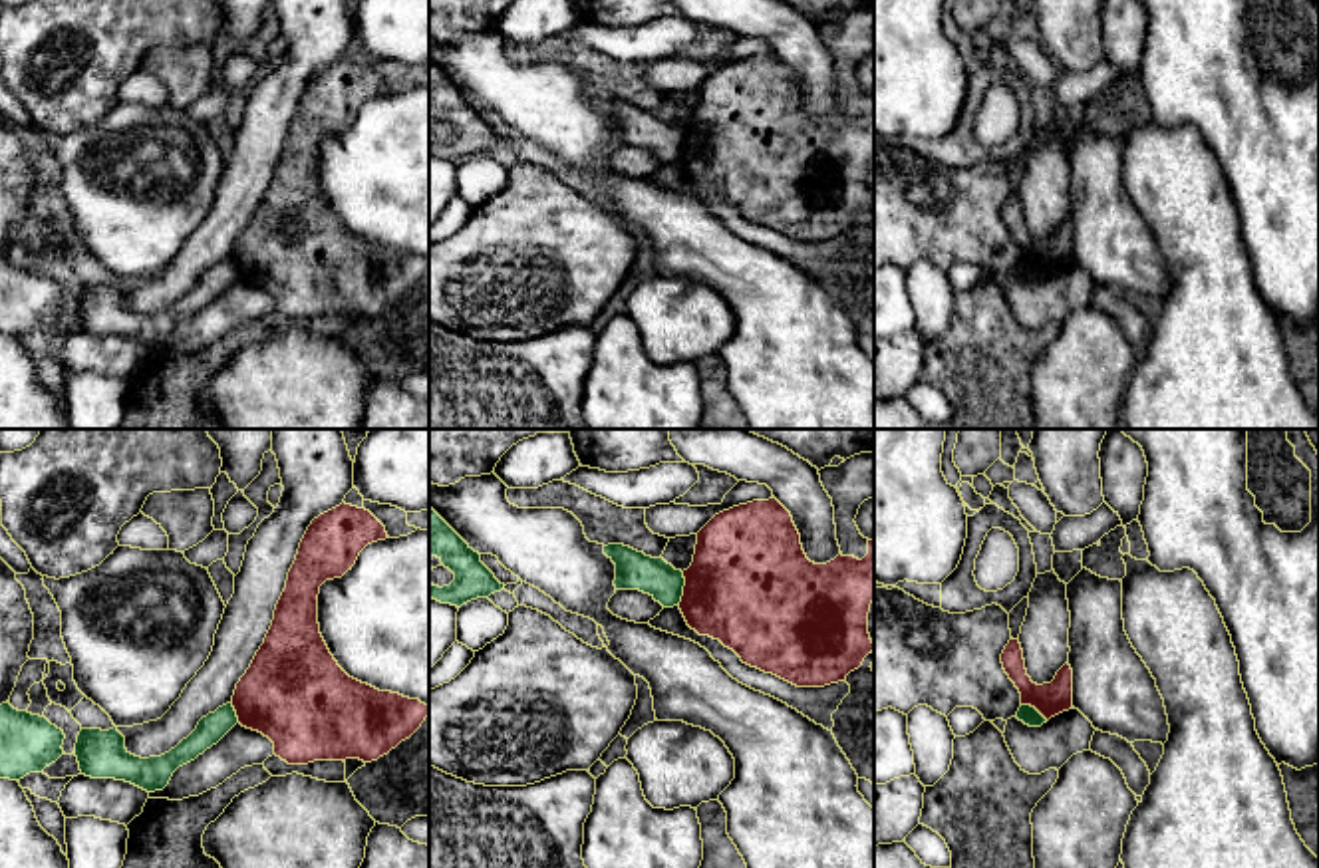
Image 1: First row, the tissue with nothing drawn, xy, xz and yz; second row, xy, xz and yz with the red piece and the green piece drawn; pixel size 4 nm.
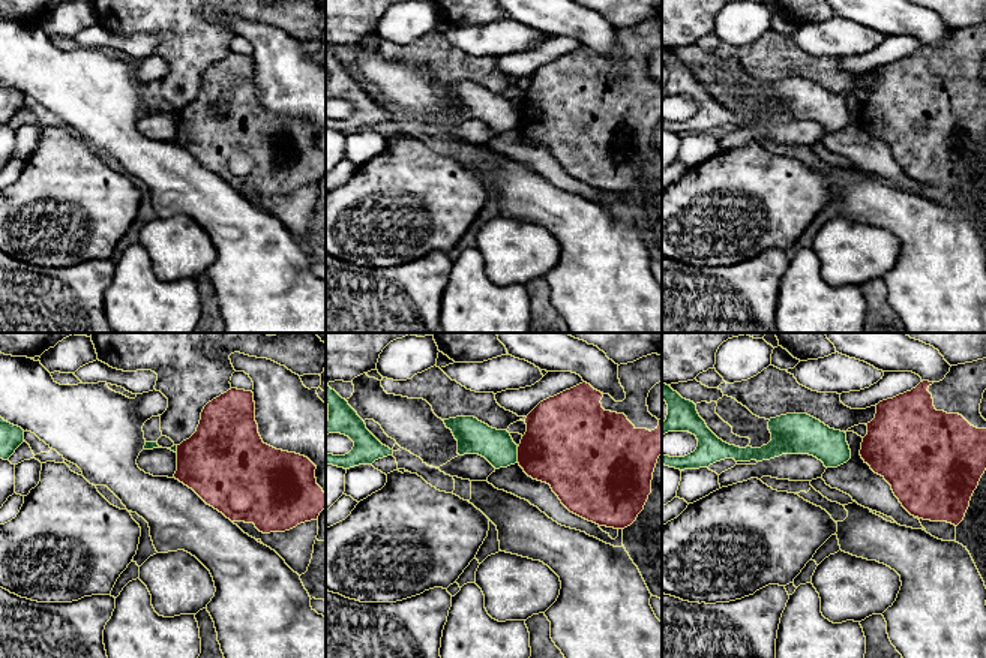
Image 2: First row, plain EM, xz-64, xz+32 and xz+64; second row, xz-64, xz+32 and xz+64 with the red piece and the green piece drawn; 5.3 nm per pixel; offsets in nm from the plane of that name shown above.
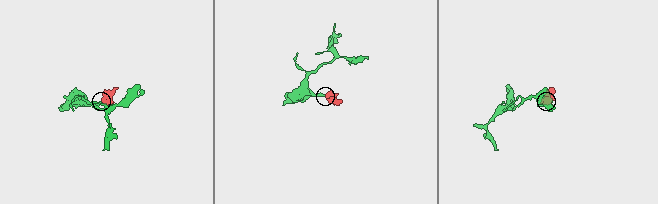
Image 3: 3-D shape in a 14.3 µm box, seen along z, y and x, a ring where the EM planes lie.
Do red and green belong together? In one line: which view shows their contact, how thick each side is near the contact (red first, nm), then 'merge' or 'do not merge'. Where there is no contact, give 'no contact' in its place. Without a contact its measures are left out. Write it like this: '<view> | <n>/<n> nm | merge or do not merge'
xz | 480/160 nm | do not merge

